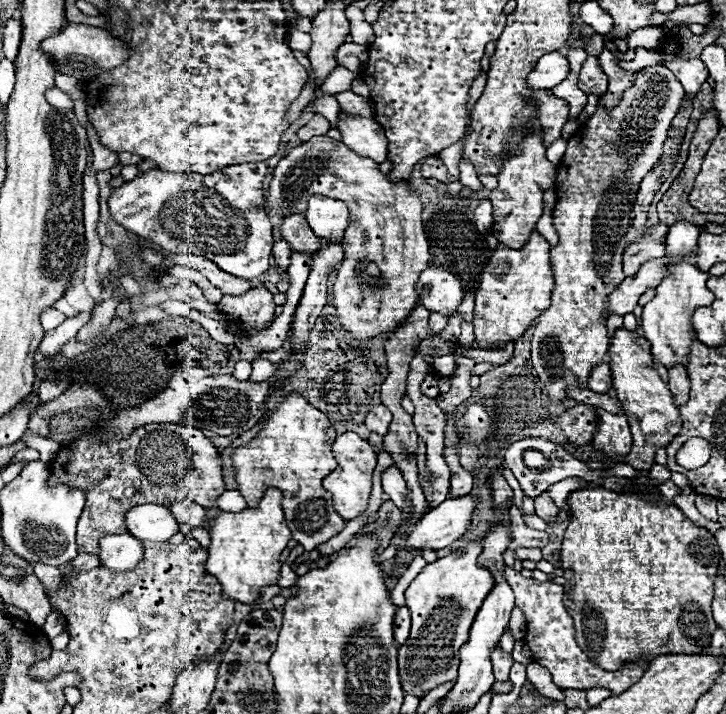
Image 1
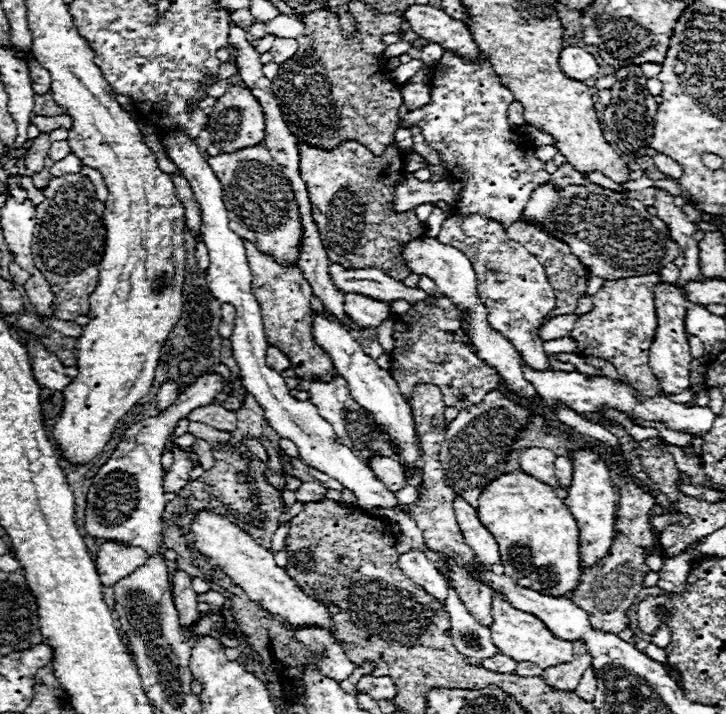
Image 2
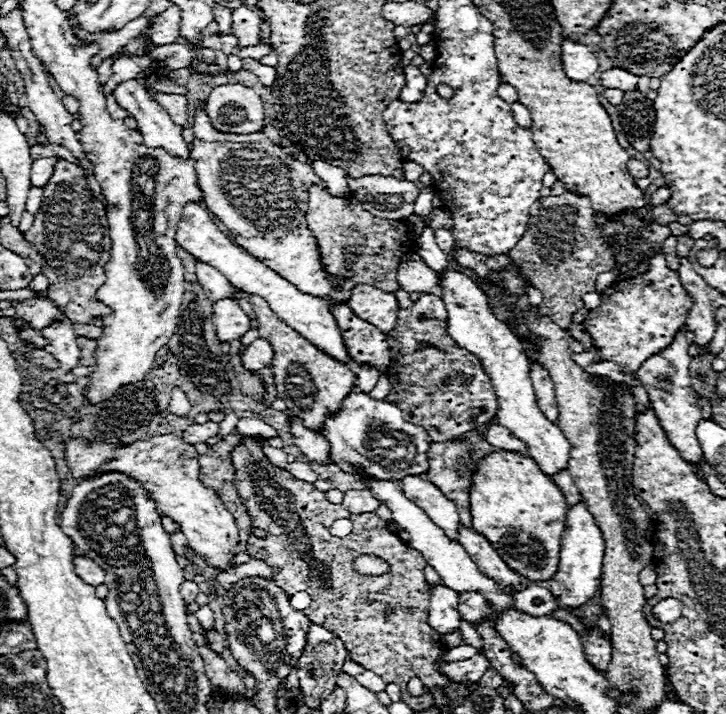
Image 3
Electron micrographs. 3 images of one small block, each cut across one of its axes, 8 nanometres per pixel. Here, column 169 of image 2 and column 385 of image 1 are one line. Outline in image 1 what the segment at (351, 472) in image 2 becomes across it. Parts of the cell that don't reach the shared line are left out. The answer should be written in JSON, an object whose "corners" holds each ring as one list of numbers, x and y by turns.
{"corners":[[338,114,338,126,342,142,358,152,360,156,370,156,376,162,384,162,388,156,388,140,384,136,382,124,373,118,346,116]]}

